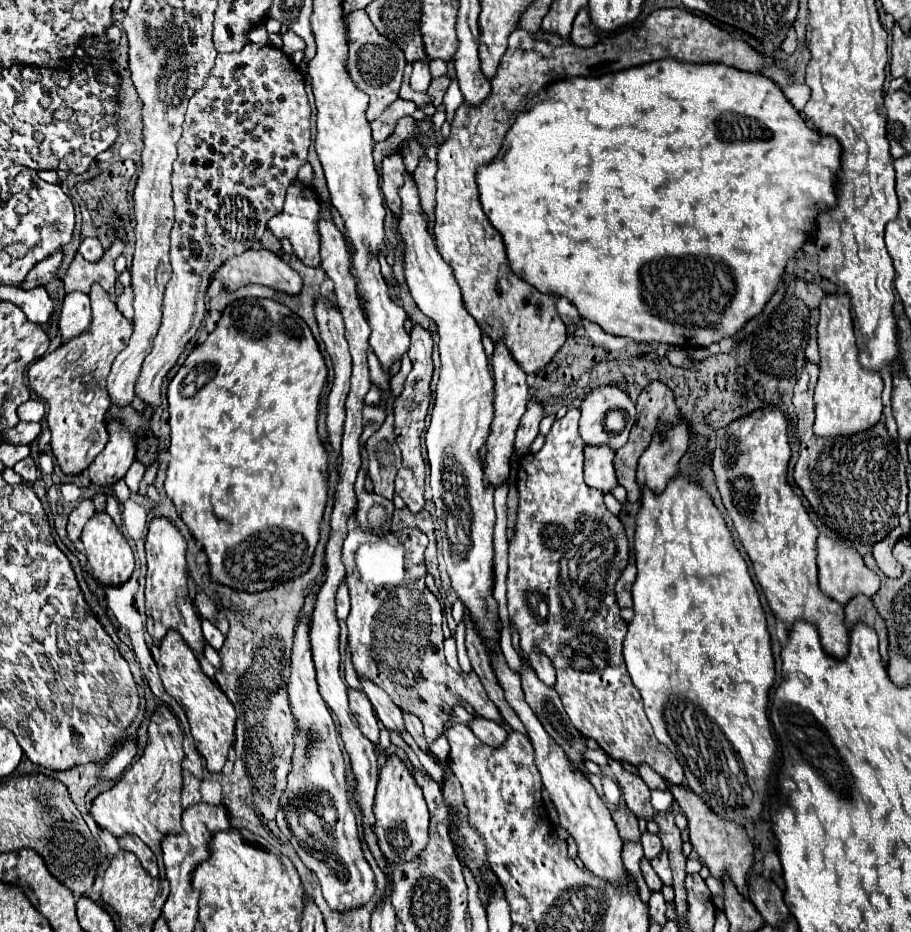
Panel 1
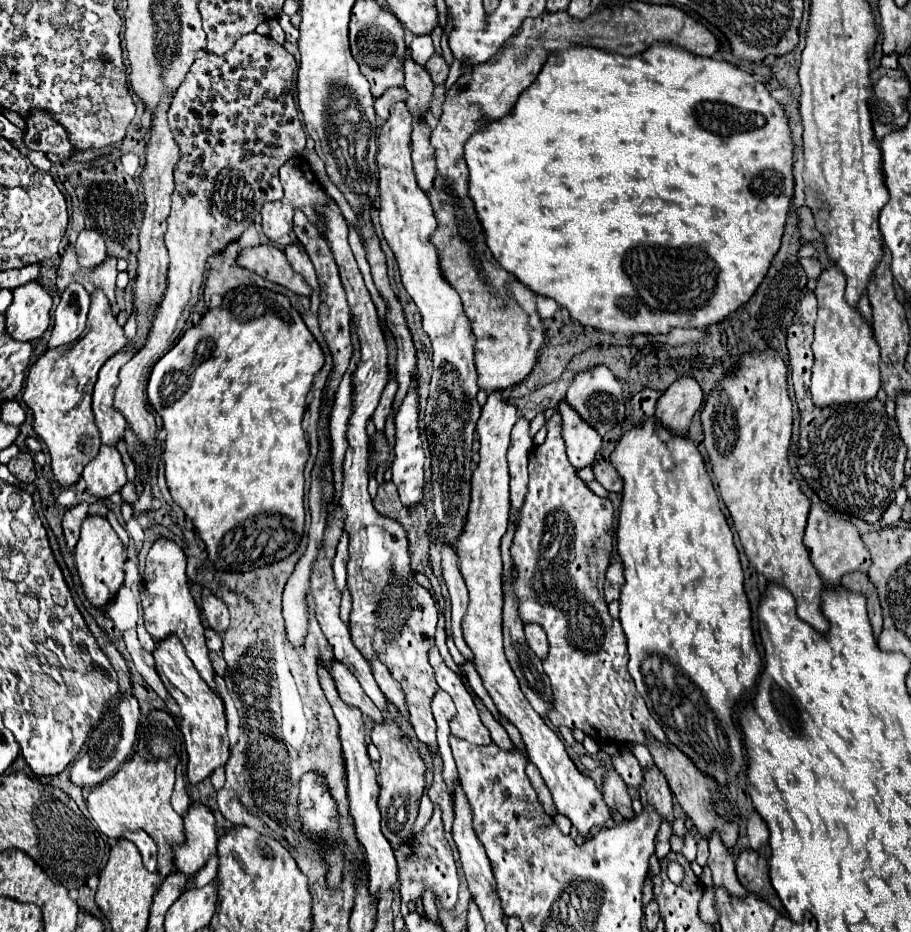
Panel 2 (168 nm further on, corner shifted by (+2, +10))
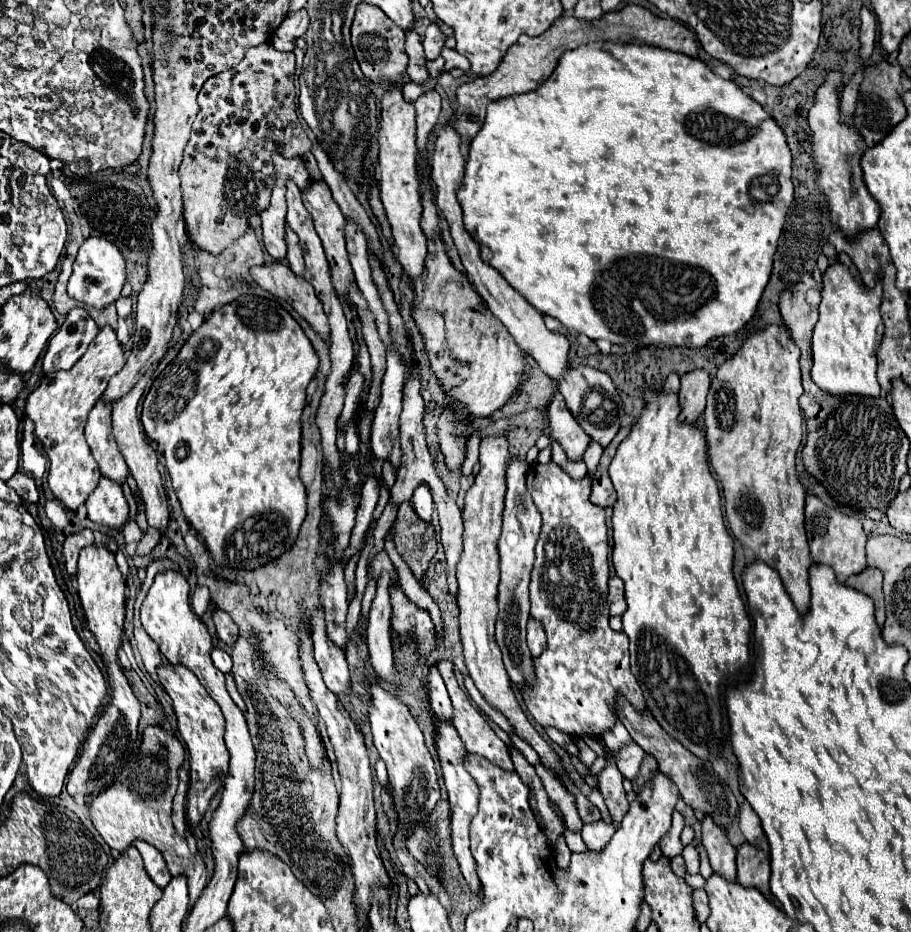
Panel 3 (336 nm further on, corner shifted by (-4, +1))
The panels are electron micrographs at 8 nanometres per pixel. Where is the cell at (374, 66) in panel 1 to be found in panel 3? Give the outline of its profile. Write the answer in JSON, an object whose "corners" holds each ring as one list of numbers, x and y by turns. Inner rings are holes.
{"corners":[[365,1,357,5,357,13,355,13,355,19,353,19,353,25,351,25,351,43,353,43,355,57,357,57,359,67,361,67,365,77,369,77,373,83,379,83,381,77,387,77,389,81,399,81,403,85,401,73,407,67,407,53,403,49,403,45,405,45,405,31,399,29,397,25,391,25,391,21,387,21,387,17,383,17,381,9,375,9,373,5,369,5]]}

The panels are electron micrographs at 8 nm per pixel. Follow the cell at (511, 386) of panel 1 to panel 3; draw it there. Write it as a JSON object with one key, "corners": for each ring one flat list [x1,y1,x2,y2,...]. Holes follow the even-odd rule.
{"corners":[[487,437,481,443,481,471,475,477,475,483,465,495,463,505,463,553,457,563,457,585,459,585,459,625,461,625,461,643,465,649,465,665,469,669,471,679,475,681,477,689,485,695,485,699,501,709,511,725,515,727,517,735,525,739,541,757,541,763,551,767,565,783,565,787,577,797,577,809,583,823,593,823,601,819,601,811,579,793,579,789,567,779,563,773,559,755,549,747,549,743,533,729,527,715,521,711,515,693,511,691,509,675,501,661,501,651,495,643,495,619,497,619,497,585,499,585,499,555,497,555,497,539,501,533,501,517,503,517,503,497,505,497,505,469,507,469,507,439,505,437]]}

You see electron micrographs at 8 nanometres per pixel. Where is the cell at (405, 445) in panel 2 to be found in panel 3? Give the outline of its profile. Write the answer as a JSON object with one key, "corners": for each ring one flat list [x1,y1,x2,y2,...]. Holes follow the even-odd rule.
{"corners":[[419,485,411,497,411,505,415,509,415,513,423,519,423,521,431,521,433,515,433,499,431,493,427,489,427,485]]}

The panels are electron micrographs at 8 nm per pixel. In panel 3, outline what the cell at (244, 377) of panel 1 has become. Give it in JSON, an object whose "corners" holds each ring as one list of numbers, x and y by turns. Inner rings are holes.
{"corners":[[255,295,239,297,239,301,233,301,229,305,219,307,217,311,213,311,205,319,205,323,197,331,191,333,191,337,179,349,177,357,171,361,171,365,167,365,161,371,161,375,153,381,151,389,147,391,147,395,143,399,141,423,143,423,145,435,149,437,149,441,163,447,163,455,165,455,165,461,167,461,167,471,169,471,169,477,173,481,173,489,175,489,175,493,177,493,177,497,181,501,183,513,185,513,187,521,195,527,195,531,205,539,205,545,207,545,209,553,213,555,213,559,219,565,233,567,233,569,255,569,255,567,261,567,265,563,277,559,297,539,299,527,301,527,301,523,305,519,305,511,307,511,305,485,299,479,301,413,303,413,303,407,307,403,305,389,307,389,309,381,313,379,313,375,317,371,317,365,319,365,319,357,317,357,311,341,307,339,307,335,303,333,299,323,277,301,255,297]]}

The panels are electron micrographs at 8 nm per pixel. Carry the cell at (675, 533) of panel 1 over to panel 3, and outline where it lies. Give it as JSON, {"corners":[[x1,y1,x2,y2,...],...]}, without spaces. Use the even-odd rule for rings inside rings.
{"corners":[[651,387,651,389,645,389,643,401,645,401,645,407,643,407,641,415,633,423,631,433,617,447,617,453,609,465,611,481,617,491,617,503,613,505,613,517,611,517,611,527,613,527,611,561,613,561,617,577,623,579,623,583,625,583,625,601,627,601,627,611,623,613,623,631,629,637,631,671,643,689,647,709,653,713,653,717,659,721,659,725,671,737,675,737,685,749,689,749,693,755,697,755,701,759,709,759,711,755,721,755,721,745,725,741,725,735,721,731,721,703,719,703,721,681,727,681,733,673,737,673,741,669,741,665,749,665,751,621,745,611,745,603,741,599,737,583,733,579,733,539,729,537,729,533,725,529,719,487,709,471,705,433,701,429,697,429,695,425,679,421,681,405,679,405,677,393,665,393,661,387]]}

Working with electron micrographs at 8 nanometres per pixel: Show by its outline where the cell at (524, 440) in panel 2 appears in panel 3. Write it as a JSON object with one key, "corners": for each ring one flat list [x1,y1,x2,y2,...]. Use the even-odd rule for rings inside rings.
{"corners":[[513,459,507,469,507,493,503,509,503,531,497,543,499,551,499,615,495,621,495,639,503,653,503,663,509,673,509,679,517,683,531,683,535,679,531,653,525,641,525,625,529,619,529,573,535,561,535,543,541,531,541,513,533,505,533,499,525,485,525,473,529,465,525,461]]}

